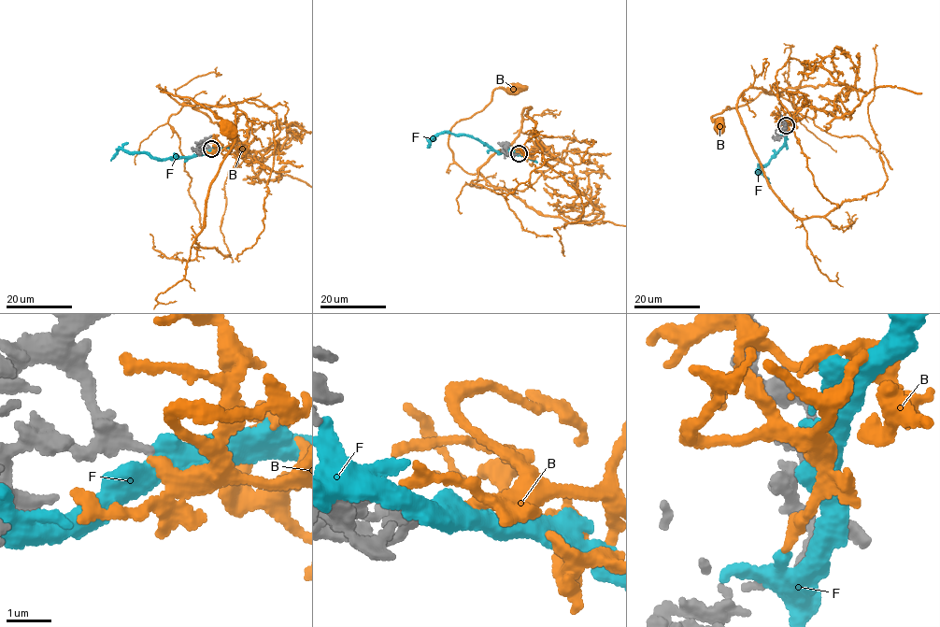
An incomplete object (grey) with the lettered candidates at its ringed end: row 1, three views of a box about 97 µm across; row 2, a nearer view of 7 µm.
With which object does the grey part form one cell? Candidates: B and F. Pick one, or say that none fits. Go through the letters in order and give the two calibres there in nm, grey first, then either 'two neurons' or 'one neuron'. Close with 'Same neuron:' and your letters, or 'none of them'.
B: 240/320 nm | one neuron
F: 260/440 nm | two neurons
Same neuron: B

